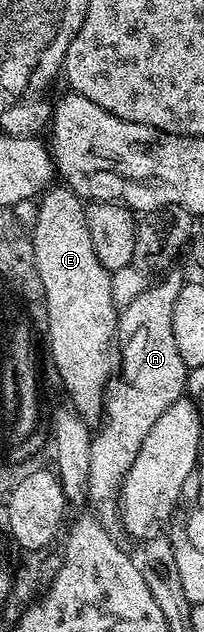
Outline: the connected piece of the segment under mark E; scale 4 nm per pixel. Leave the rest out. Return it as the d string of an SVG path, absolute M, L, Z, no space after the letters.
M66 186L56 187L49 187L39 197L38 222L30 229L36 269L43 275L51 309L52 325L47 328L46 338L52 346L56 372L64 379L64 388L72 399L69 400L71 407L89 426L96 426L104 415L106 393L114 372L118 309L110 294L111 275L102 262L98 262L98 254L90 238L85 201Z

